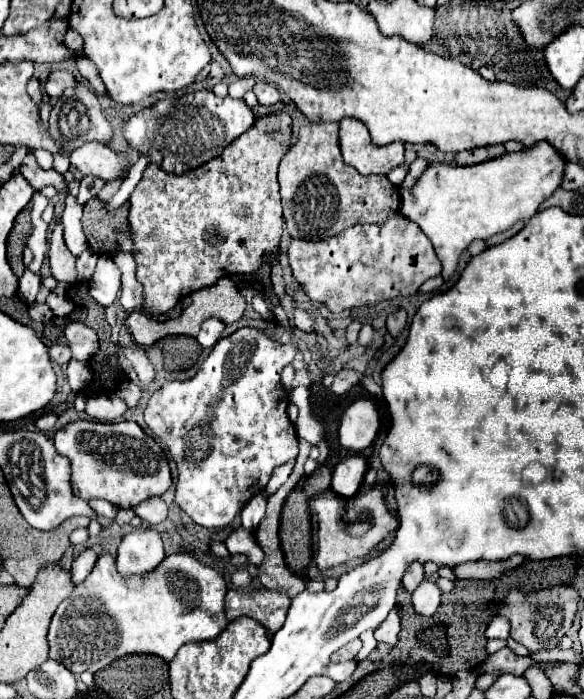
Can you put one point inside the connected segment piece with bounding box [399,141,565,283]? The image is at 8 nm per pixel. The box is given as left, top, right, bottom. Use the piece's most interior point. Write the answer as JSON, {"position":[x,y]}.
{"position":[454,205]}

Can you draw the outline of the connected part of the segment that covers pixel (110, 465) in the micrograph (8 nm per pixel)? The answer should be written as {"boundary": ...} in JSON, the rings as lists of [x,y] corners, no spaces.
{"boundary":[[[73,421],[59,429],[53,439],[57,453],[71,461],[71,483],[75,495],[85,501],[97,497],[119,509],[133,509],[149,497],[163,495],[173,483],[165,451],[135,421]]]}

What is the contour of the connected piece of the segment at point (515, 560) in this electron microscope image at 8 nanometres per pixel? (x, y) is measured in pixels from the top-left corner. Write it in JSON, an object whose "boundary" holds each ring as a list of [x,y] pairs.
{"boundary":[[[511,555],[509,559],[503,561],[473,561],[473,563],[461,563],[457,567],[453,567],[453,573],[457,579],[493,579],[499,577],[501,573],[505,573],[507,569],[515,569],[517,565],[521,565],[525,559],[521,555]]]}

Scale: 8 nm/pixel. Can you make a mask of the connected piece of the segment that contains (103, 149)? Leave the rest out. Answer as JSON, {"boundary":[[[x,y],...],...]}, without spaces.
{"boundary":[[[101,143],[77,147],[77,151],[69,153],[69,161],[81,175],[97,175],[105,181],[117,179],[125,167],[125,155]]]}

